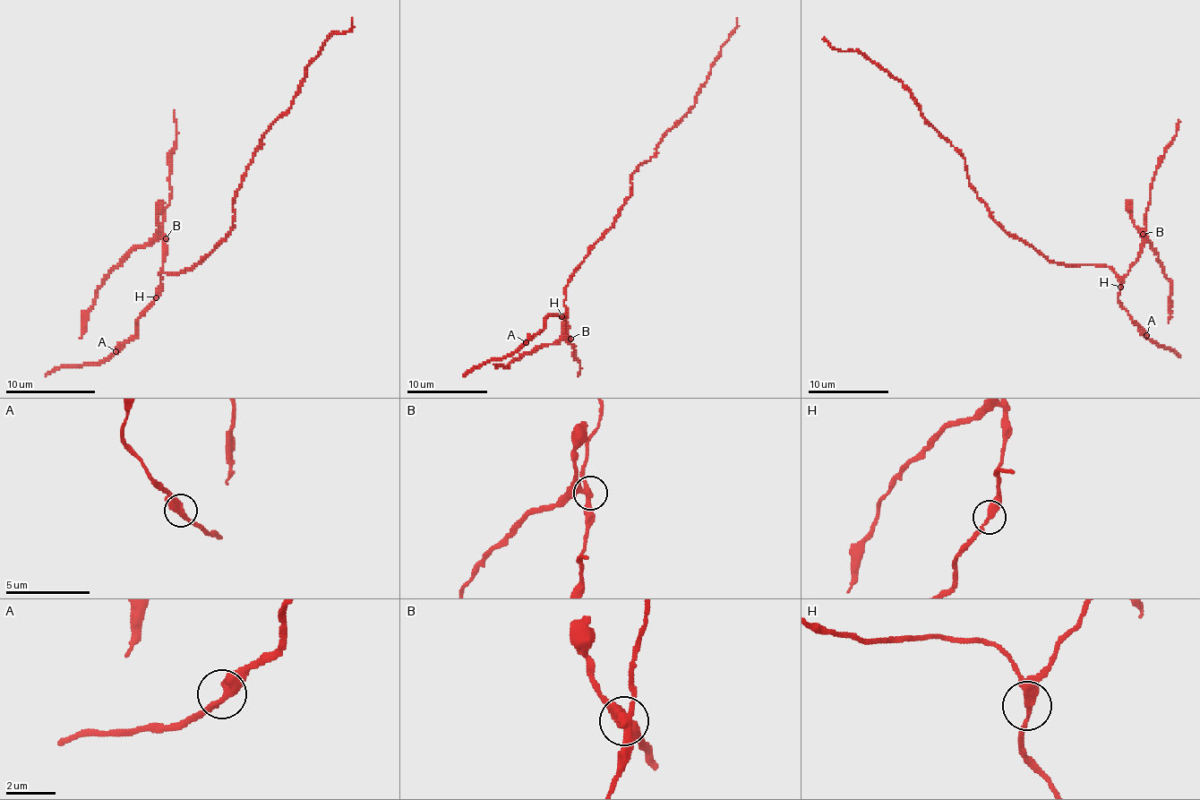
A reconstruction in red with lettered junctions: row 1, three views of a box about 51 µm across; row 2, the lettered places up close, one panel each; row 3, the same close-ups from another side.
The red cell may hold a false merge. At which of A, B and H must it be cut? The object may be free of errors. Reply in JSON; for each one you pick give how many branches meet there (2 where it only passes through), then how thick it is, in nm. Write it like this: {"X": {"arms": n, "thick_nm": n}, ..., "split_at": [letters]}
{"B": {"arms": 3, "thick_nm": 280}, "split_at": ["B"]}

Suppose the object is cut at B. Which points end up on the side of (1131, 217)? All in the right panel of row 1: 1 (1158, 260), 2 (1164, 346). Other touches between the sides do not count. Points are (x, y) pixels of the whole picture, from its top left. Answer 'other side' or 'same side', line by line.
1: same side
2: other side

